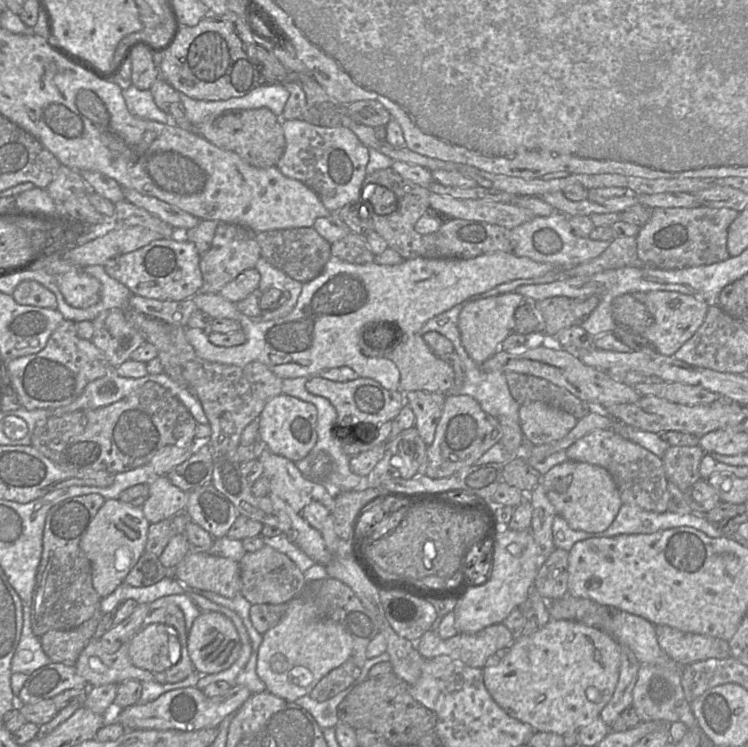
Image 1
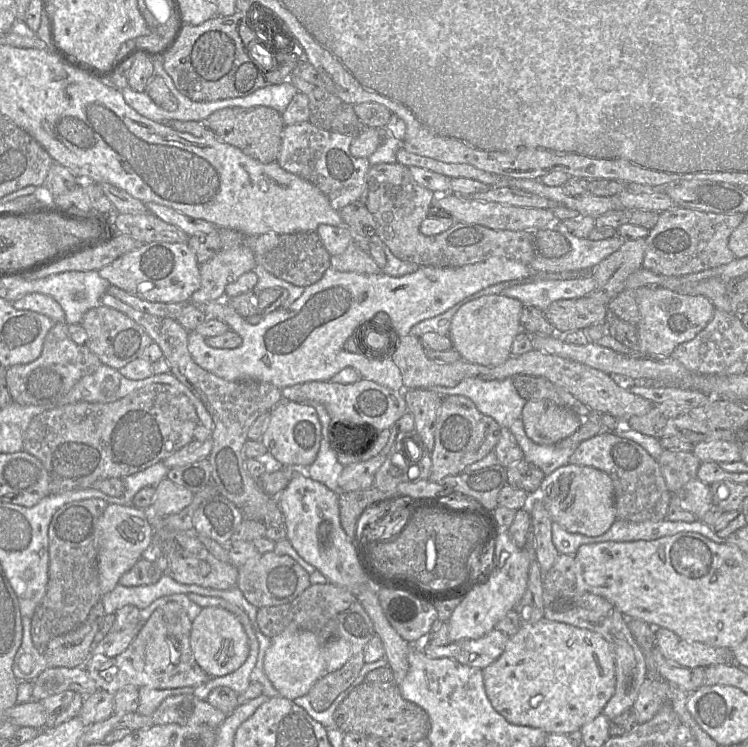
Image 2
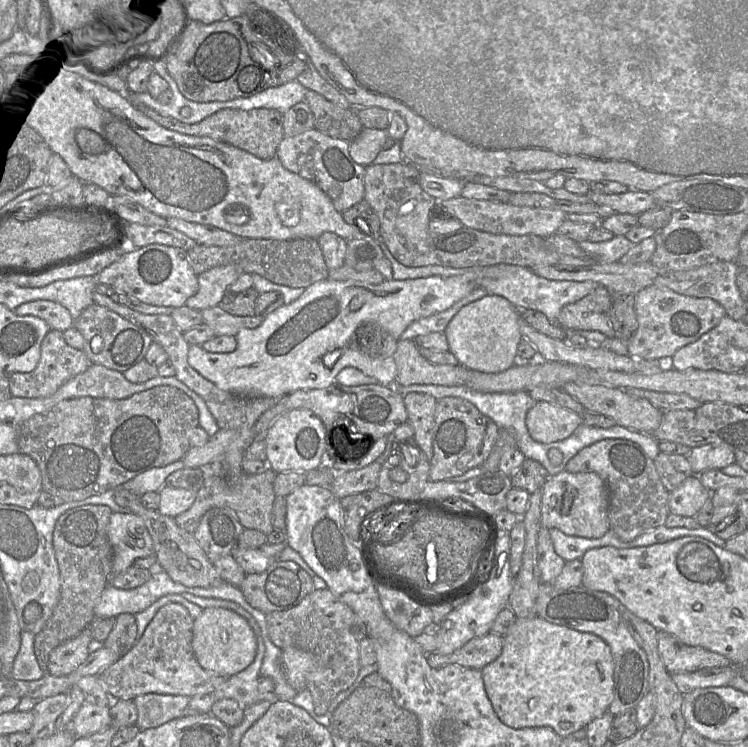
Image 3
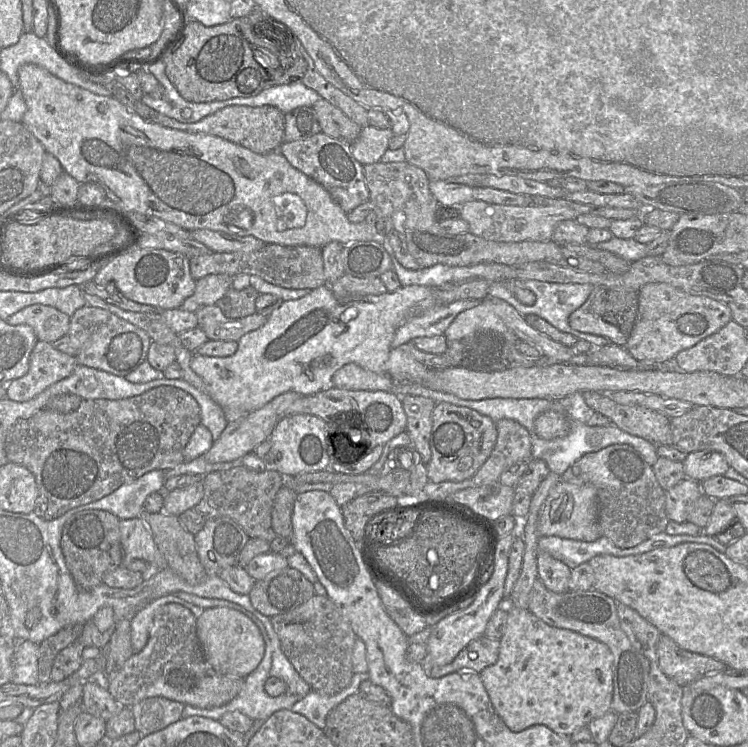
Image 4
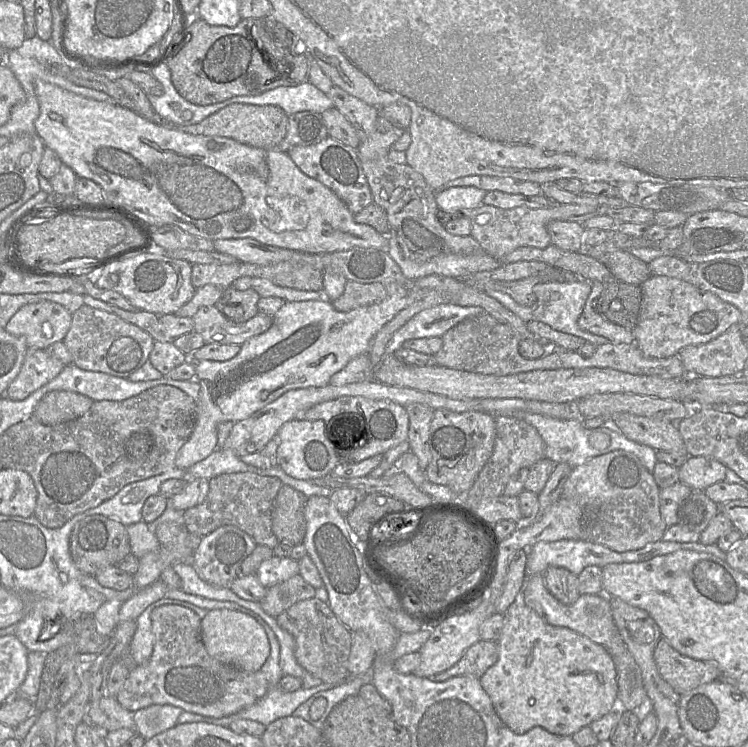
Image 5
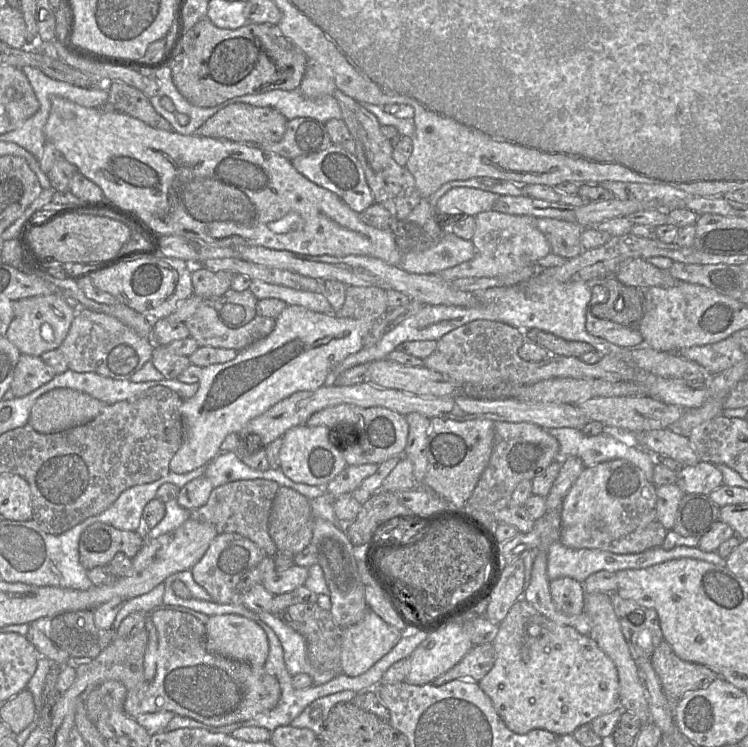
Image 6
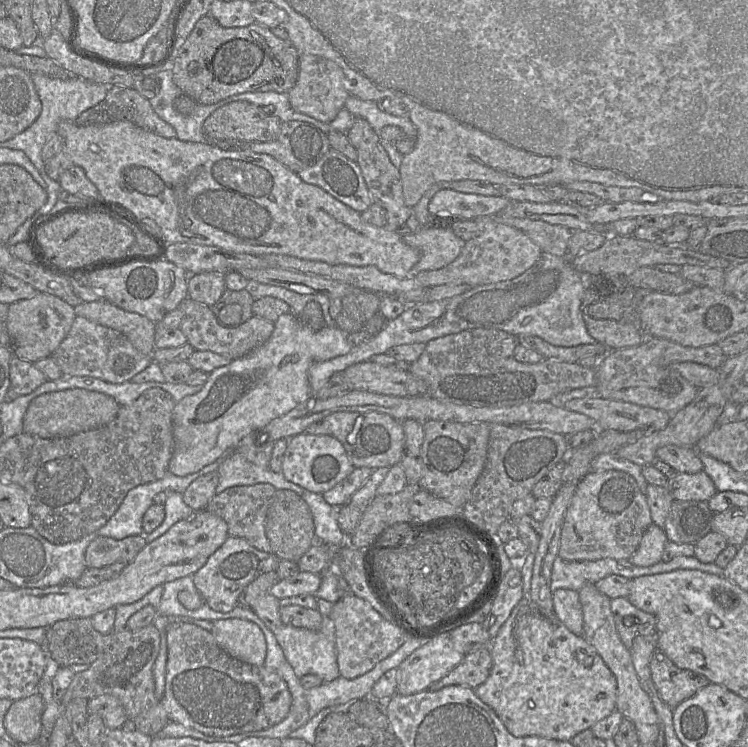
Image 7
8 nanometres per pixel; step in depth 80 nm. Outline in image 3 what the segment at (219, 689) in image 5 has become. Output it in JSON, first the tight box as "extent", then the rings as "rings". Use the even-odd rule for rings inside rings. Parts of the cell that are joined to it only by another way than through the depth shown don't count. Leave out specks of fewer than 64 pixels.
{"extent":[98,603,227,700],"rings":[[[167,603],[158,609],[135,645],[122,657],[103,670],[98,678],[112,700],[134,700],[137,696],[155,693],[182,695],[191,698],[216,691],[227,677],[206,671],[197,662],[192,648],[194,619],[188,610],[178,603]]]}

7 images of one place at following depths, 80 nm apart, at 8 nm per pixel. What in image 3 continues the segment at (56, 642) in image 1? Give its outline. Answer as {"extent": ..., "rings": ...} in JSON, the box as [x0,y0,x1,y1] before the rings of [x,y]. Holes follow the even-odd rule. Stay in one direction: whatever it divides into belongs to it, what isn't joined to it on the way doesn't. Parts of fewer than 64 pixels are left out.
{"extent":[47,627,92,677],"rings":[[[86,627],[76,637],[54,648],[49,656],[47,673],[61,677],[76,670],[88,657],[92,639],[91,630]]]}

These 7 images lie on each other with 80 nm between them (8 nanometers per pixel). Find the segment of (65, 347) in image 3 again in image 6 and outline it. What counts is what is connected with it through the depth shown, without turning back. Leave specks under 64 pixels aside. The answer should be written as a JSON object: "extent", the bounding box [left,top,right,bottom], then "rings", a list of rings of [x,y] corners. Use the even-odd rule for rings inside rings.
{"extent":[10,354,56,398],"rings":[[[21,354],[14,370],[10,390],[15,398],[24,397],[56,376],[53,368],[46,365],[41,357]]]}

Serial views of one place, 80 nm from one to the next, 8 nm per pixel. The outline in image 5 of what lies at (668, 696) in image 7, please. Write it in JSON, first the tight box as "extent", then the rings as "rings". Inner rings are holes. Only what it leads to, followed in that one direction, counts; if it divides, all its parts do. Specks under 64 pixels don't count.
{"extent":[654,637,722,696],"rings":[[[663,637],[656,644],[654,659],[660,675],[681,696],[722,676],[714,663],[682,655]]]}

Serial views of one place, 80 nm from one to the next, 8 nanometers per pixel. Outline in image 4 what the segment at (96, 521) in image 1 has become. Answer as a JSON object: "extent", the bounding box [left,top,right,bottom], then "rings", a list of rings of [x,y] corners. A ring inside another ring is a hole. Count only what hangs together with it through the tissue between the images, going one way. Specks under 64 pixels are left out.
{"extent":[119,518,167,569],"rings":[[[141,518],[120,520],[119,529],[123,550],[122,565],[128,564],[134,559],[140,559],[148,564],[155,564],[159,569],[167,568],[165,558]]]}

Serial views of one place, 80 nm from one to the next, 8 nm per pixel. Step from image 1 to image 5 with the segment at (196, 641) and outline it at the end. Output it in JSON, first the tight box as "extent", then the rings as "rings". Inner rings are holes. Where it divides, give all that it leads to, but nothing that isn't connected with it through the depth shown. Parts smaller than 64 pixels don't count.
{"extent":[201,609,270,672],"rings":[[[228,609],[207,611],[201,619],[201,639],[206,651],[216,660],[247,672],[256,672],[264,665],[270,645],[264,629],[250,616]]]}

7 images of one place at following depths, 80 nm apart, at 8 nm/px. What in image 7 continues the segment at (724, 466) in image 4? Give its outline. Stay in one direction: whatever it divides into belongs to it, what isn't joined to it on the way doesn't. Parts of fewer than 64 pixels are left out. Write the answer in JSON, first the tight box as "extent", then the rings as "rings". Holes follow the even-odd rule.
{"extent":[666,470,717,502],"rings":[[[704,470],[695,474],[678,473],[669,478],[666,487],[675,501],[708,502],[717,493],[714,482]]]}

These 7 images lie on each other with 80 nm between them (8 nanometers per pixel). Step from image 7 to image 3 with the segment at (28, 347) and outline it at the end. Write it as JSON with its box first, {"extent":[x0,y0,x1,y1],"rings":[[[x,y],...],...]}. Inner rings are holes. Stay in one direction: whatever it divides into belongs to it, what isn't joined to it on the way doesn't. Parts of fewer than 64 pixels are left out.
{"extent":[11,300,73,332],"rings":[[[49,300],[26,302],[11,311],[18,316],[36,316],[44,320],[52,330],[64,332],[73,326],[73,319],[68,310],[59,303]]]}

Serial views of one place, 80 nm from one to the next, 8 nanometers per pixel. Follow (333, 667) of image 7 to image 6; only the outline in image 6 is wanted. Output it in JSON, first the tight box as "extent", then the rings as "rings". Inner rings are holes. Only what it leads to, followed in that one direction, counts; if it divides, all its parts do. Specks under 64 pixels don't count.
{"extent":[257,612,337,685],"rings":[[[262,612],[257,615],[278,637],[283,648],[284,663],[291,676],[308,674],[313,680],[313,685],[323,685],[337,675],[330,671],[317,670],[309,663],[305,639],[287,626],[278,615],[270,612]]]}

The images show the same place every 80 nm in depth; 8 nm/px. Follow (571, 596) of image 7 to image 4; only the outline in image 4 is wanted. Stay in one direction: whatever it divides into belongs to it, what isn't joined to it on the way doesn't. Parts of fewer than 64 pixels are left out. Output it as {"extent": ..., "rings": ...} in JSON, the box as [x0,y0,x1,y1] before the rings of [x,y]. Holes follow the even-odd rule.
{"extent":[537,550,571,593],"rings":[[[537,550],[537,571],[538,578],[548,590],[554,593],[570,591],[568,582],[571,569],[548,553],[539,550]]]}

